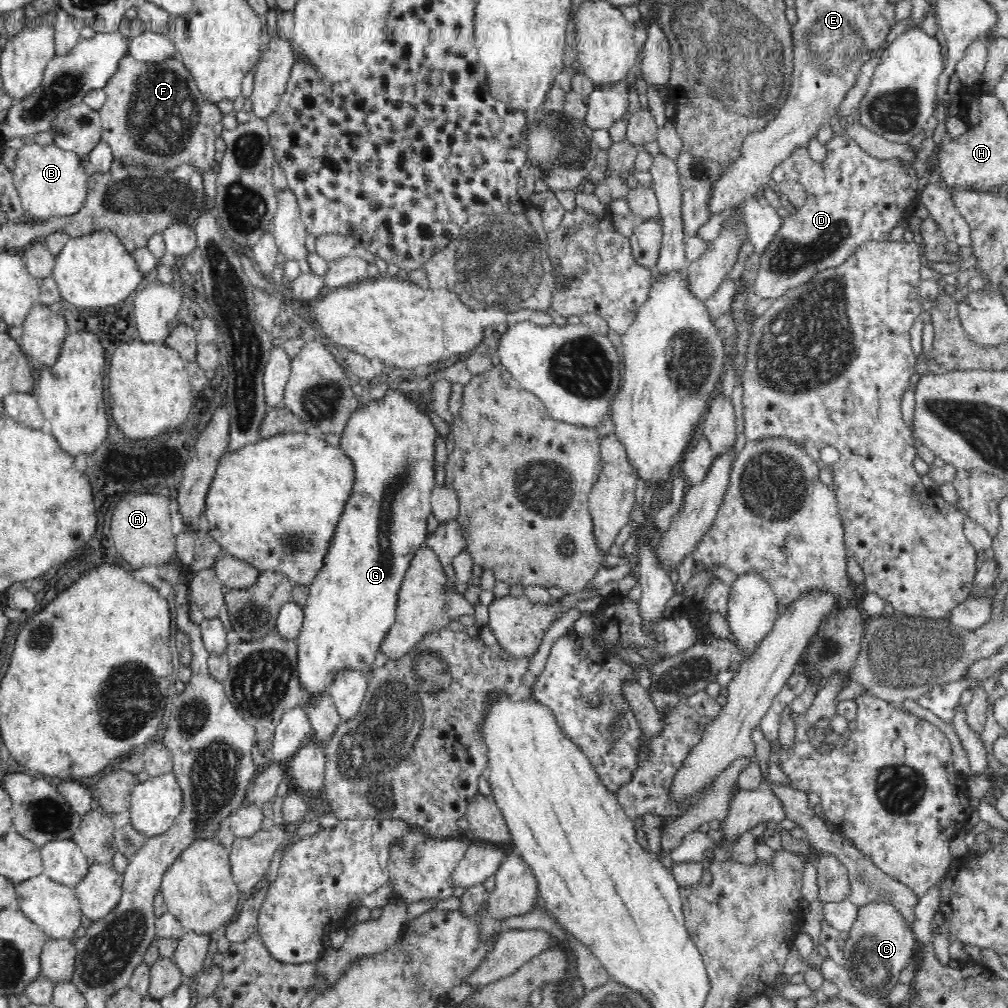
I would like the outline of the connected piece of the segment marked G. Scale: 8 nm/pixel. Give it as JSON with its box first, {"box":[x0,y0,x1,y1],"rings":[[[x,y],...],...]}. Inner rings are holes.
{"box":[296,388,439,696],"rings":[[[389,388],[379,400],[355,403],[350,419],[348,419],[346,427],[341,433],[339,448],[348,455],[348,458],[352,461],[352,465],[354,465],[352,492],[350,492],[350,496],[348,496],[348,500],[344,504],[344,510],[340,516],[340,520],[338,520],[338,524],[336,524],[336,530],[330,540],[330,544],[328,544],[328,553],[324,556],[324,564],[322,564],[322,568],[320,568],[318,574],[314,576],[312,583],[308,585],[308,598],[303,607],[303,625],[301,626],[300,636],[296,639],[298,642],[298,671],[300,671],[300,681],[304,683],[308,696],[320,695],[320,692],[328,690],[328,687],[331,686],[336,676],[347,669],[354,669],[354,671],[360,671],[368,675],[369,667],[374,662],[376,654],[381,652],[381,643],[387,636],[392,623],[394,623],[396,600],[398,599],[398,592],[406,574],[408,564],[410,564],[410,560],[412,560],[415,552],[424,546],[424,540],[427,538],[428,531],[426,524],[428,522],[426,520],[428,520],[428,516],[432,512],[430,496],[432,496],[432,489],[437,484],[434,480],[434,446],[439,433],[436,431],[430,415],[422,407],[422,404],[430,404],[427,403],[425,398],[417,392],[411,393],[410,391]]]}

